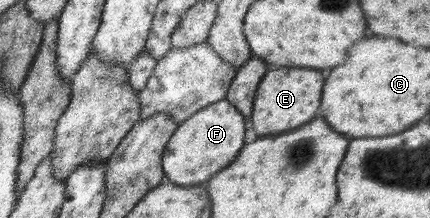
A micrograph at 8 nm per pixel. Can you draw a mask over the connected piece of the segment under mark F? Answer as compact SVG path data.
M230 100L213 103L183 121L167 144L163 158L166 179L180 186L209 182L240 155L246 145L246 118Z

